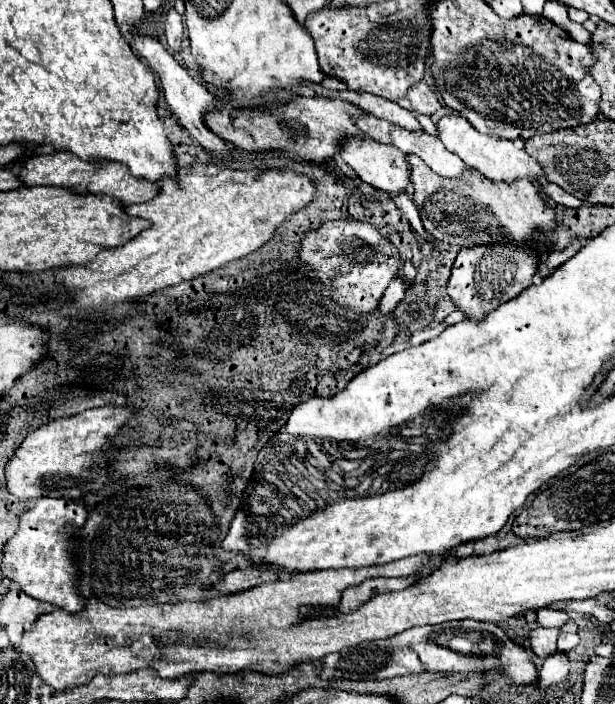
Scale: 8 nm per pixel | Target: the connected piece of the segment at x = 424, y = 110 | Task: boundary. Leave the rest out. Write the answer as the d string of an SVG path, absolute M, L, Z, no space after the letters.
M420 82L414 88L410 88L406 98L410 100L412 110L416 110L418 114L424 114L424 116L434 116L434 112L444 108L442 100L436 96L436 92L426 82Z

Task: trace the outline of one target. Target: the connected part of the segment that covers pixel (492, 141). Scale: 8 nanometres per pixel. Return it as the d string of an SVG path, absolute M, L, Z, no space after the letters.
M458 114L444 116L436 126L438 126L438 132L440 132L442 144L450 152L454 152L456 156L460 156L470 168L482 172L490 180L512 184L518 178L528 178L528 180L538 180L538 176L546 178L544 172L542 172L542 166L534 158L530 158L522 148L518 148L514 142L480 134L466 118L462 118Z

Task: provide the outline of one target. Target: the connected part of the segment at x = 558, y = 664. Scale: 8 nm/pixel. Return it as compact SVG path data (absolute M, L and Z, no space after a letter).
M558 650L558 652L554 652L554 654L544 658L544 664L540 668L538 684L540 684L540 688L552 686L552 684L560 682L560 680L554 680L554 678L562 678L564 680L568 676L568 672L570 672L570 660L568 660L568 656L564 652Z

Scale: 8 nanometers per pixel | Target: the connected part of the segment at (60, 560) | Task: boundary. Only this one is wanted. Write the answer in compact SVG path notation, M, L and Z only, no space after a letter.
M42 498L36 500L34 506L22 514L18 532L4 546L2 574L16 582L22 592L36 600L44 600L48 604L56 604L66 612L78 612L84 608L82 598L78 596L76 582L76 566L74 556L68 552L68 538L78 532L74 530L74 520L80 520L80 528L86 522L88 512L84 506L78 506L74 500L54 500Z

